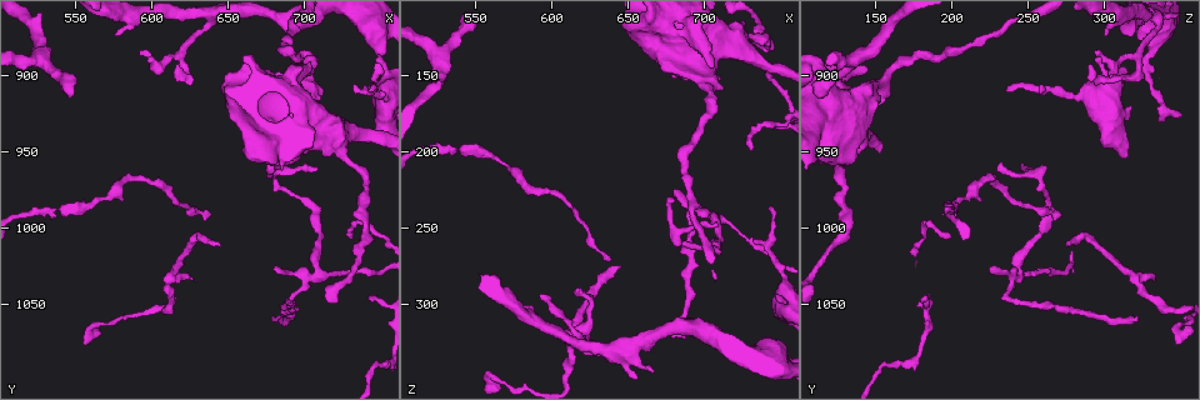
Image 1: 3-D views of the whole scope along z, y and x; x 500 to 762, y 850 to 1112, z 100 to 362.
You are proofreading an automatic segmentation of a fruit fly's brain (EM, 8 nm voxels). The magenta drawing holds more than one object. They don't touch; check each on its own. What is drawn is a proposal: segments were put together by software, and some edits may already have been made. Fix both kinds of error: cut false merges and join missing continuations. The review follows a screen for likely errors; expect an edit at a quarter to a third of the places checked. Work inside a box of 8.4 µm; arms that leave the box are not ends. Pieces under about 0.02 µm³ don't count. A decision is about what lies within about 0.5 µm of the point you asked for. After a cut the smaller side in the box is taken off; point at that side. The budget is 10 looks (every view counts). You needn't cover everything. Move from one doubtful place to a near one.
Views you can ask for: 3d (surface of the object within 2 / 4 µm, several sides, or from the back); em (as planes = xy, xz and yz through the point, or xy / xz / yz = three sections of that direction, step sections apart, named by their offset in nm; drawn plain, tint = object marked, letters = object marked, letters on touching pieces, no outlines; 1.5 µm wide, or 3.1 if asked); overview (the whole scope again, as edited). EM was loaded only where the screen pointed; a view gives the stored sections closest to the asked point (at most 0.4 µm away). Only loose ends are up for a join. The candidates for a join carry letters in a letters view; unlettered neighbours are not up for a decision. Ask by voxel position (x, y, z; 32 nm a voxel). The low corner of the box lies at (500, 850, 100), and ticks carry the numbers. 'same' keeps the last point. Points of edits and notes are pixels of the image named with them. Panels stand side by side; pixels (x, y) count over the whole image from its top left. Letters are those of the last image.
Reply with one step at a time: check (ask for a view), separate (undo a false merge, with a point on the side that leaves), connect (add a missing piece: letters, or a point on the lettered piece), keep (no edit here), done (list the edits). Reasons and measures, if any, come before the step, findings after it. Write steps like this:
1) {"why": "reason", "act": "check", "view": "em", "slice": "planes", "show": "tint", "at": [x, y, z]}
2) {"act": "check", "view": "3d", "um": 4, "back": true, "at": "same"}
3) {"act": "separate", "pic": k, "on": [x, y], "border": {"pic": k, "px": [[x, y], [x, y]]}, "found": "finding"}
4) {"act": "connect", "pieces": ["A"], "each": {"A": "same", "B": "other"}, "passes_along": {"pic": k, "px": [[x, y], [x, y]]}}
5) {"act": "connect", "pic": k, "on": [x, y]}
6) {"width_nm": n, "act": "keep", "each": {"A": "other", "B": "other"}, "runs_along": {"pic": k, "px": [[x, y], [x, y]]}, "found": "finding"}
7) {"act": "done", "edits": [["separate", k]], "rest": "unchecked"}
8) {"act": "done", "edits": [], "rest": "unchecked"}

{"why": "long arm stops here", "act": "check", "view": "3d", "um": 2, "at": [680, 1060, 320]}

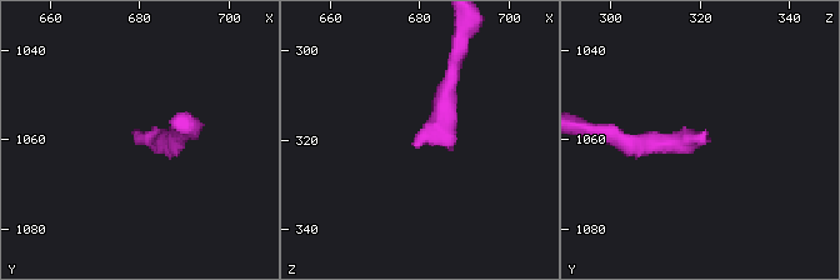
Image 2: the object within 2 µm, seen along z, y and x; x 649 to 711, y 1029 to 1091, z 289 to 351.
{"why": "shape alone is not enough", "act": "check", "view": "em", "slice": "planes", "show": "letters", "at": [680, 1061, 321]}

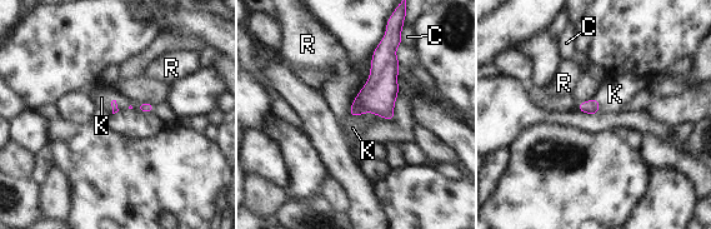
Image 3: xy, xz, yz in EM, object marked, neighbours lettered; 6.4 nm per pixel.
{"longest_contact_nm": ["K", 110], "act": "connect", "pieces": ["K"], "each": {"C": "other", "K": "same", "R": "other"}, "passes_along": {"pic": 3, "px": [[113, 100], [110, 103], [101, 98]]}, "found": "it goes on there"}

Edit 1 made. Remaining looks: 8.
{"why": "a fork", "act": "check", "view": "em", "slice": "planes", "show": "letters", "at": [706, 1030, 244]}

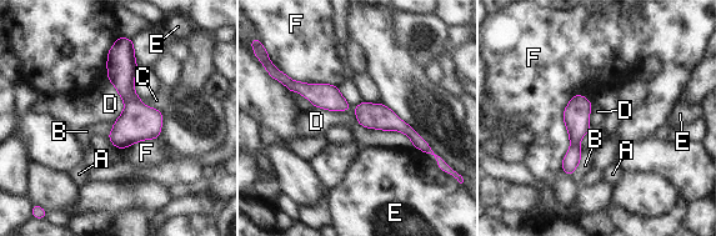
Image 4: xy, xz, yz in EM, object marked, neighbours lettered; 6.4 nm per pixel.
{"act": "keep", "each": {"A": "other", "B": "other", "C": "other", "D": "other", "E": "other", "F": "other"}, "border": {"pic": 4, "px": [[351, 106], [345, 110], [314, 108]]}, "found": "continuous, no second neuron"}

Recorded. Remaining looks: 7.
{"why": "tapers out", "act": "check", "view": "3d", "um": 4, "at": [706, 962, 246]}

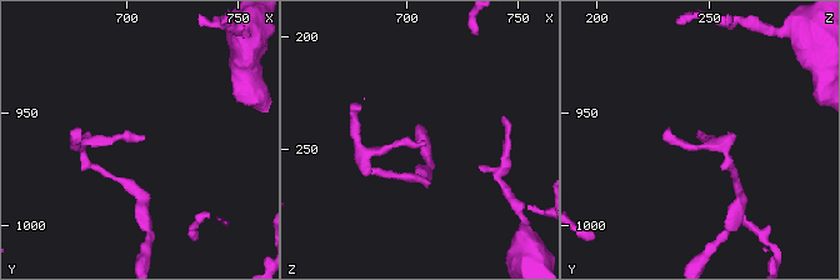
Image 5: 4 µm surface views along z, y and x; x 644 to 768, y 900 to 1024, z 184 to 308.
{"act": "check", "view": "em", "slice": "planes", "show": "letters", "at": [708, 961, 247]}

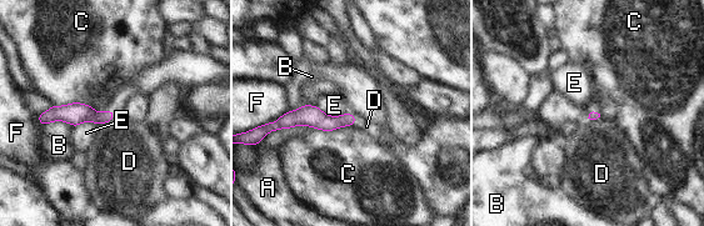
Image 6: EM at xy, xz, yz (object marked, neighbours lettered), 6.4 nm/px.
{"longest_contact_nm": ["C", 320], "act": "keep", "each": {"A": "other", "B": "other", "C": "other", "D": "other", "E": "other", "F": "other"}, "runs_along": {"pic": 6, "px": [[352, 120], [290, 119], [278, 125]]}, "found": "no lettered piece goes on from it"}

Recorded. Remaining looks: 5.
{"act": "done", "edits": [["connect", 3]], "rest": "unchecked"}

